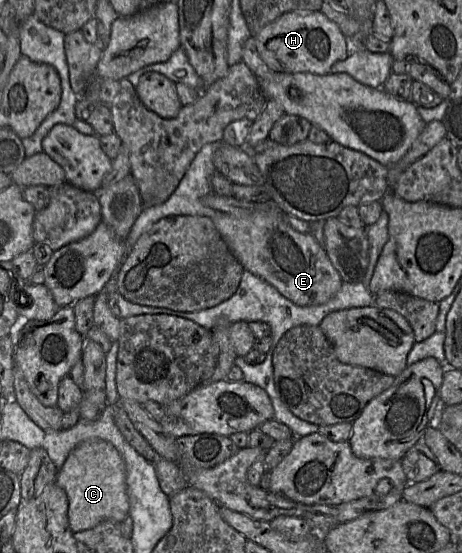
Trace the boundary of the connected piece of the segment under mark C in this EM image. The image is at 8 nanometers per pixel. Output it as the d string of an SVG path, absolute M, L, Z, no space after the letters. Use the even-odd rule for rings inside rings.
M91 438L81 442L58 469L55 483L68 497L68 521L73 533L95 527L102 521L121 522L129 515L126 465L108 441Z

